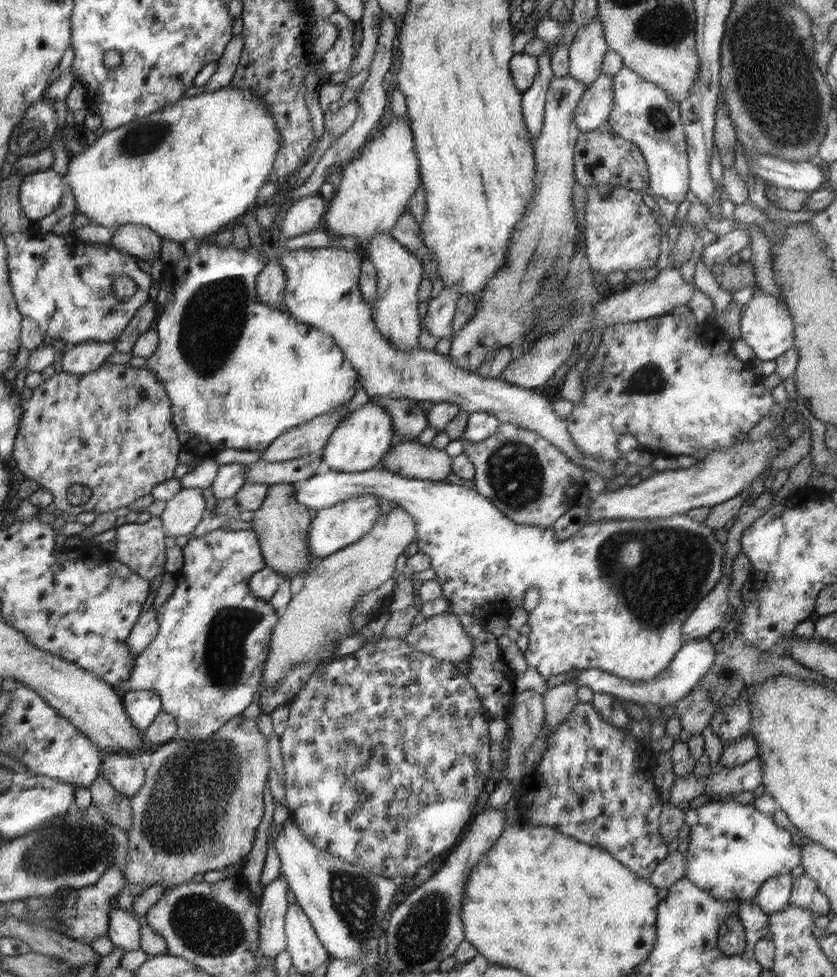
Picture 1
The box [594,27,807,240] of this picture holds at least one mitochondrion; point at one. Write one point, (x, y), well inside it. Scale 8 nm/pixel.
(659, 117)

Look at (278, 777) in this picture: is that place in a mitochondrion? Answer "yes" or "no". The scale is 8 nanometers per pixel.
no

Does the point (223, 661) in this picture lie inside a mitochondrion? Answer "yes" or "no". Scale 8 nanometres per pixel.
yes

